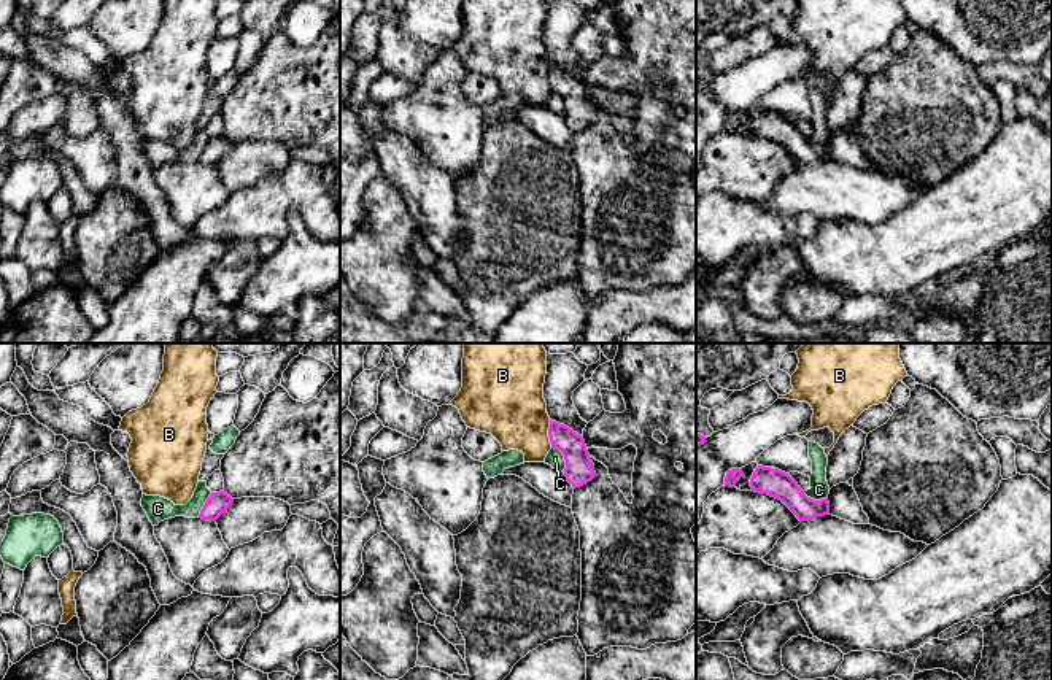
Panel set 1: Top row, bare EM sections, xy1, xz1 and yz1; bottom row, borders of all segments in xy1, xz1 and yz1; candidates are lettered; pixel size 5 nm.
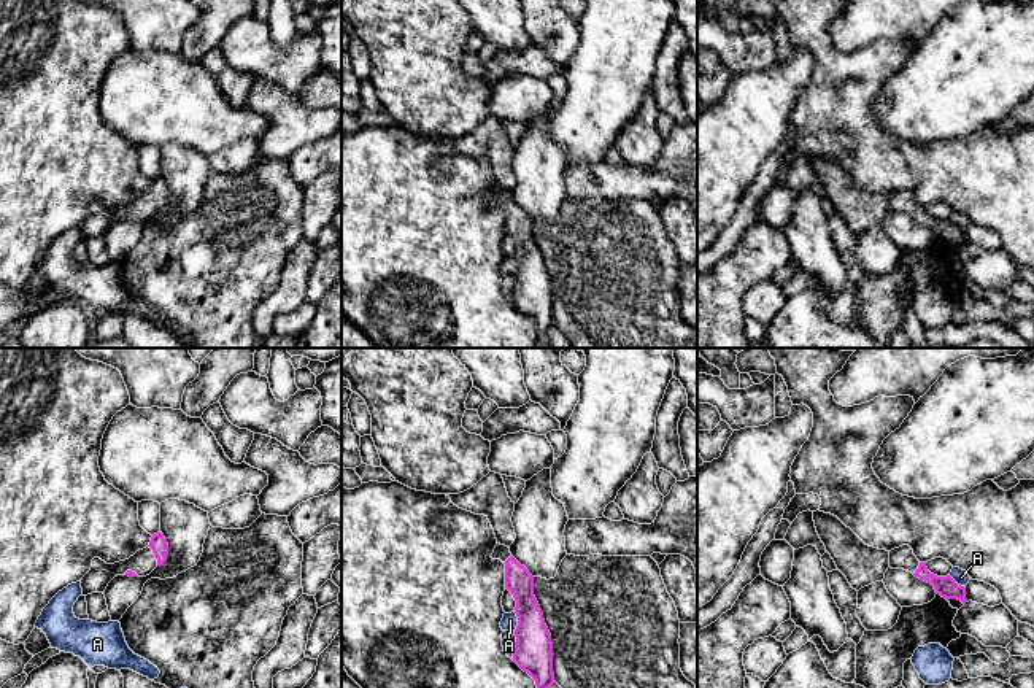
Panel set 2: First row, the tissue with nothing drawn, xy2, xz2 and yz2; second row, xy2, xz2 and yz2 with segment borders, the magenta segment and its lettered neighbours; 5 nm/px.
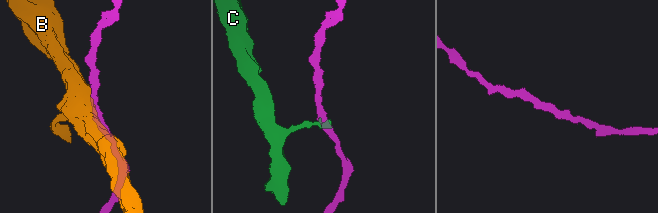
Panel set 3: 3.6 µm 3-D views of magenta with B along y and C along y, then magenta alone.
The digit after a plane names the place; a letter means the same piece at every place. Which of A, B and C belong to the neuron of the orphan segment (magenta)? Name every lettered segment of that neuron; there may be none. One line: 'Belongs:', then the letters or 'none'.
Belongs: none

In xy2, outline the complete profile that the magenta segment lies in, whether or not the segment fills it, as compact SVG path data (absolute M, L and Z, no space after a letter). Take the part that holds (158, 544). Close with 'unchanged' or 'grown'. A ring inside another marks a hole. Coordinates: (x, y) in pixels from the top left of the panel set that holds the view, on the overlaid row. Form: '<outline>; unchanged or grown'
M157 532L146 548L138 550L125 561L106 564L100 558L94 558L91 570L81 578L83 596L105 593L108 583L118 575L146 577L167 561L167 555L167 539Z; grown

